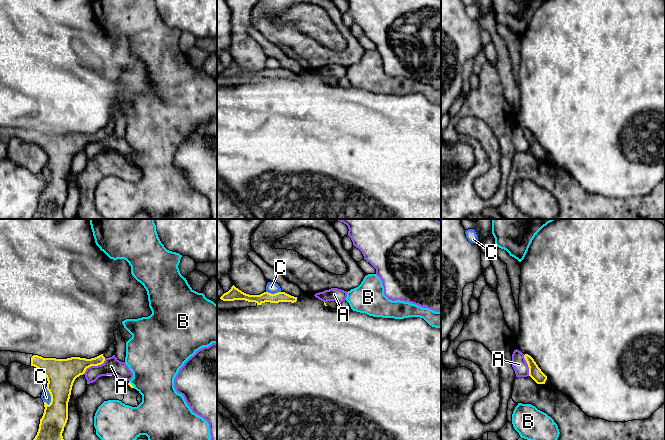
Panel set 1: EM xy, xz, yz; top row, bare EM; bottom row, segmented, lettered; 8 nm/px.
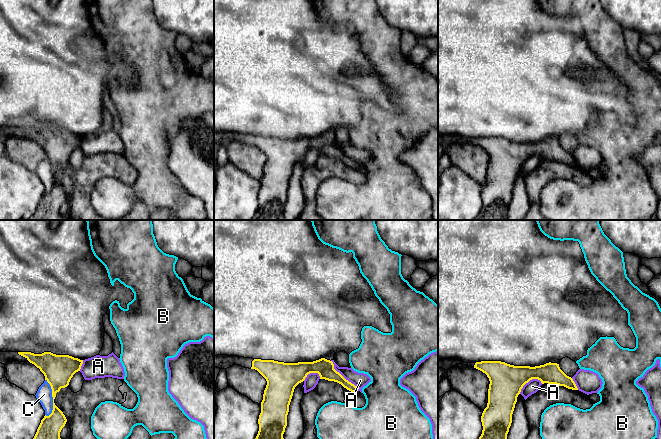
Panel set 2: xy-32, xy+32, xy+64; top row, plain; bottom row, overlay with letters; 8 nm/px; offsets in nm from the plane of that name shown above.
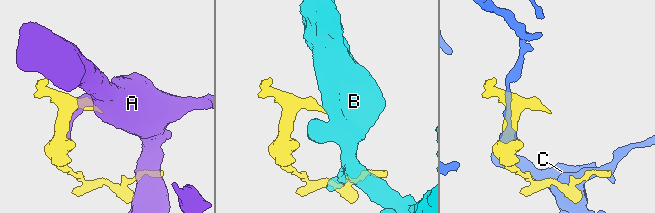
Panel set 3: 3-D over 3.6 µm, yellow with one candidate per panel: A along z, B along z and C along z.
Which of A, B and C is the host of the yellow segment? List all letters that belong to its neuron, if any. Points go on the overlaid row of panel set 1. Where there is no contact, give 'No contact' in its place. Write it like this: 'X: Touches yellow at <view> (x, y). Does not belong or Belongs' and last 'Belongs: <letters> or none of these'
A: Touches yellow at xy (94, 365). Does not belong
B: Touches yellow at xy (131, 384). Does not belong
C: Touches yellow at xy (51, 396). Does not belong
Belongs: none of these

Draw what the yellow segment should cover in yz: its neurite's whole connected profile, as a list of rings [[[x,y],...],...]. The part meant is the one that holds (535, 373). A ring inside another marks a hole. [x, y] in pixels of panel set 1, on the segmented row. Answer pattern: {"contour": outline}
{"contour": [[[525,354],[524,358],[528,364],[529,367],[529,376],[537,383],[537,384],[545,384],[547,380],[547,376],[541,371],[541,369],[538,367],[534,359],[528,355]]]}

